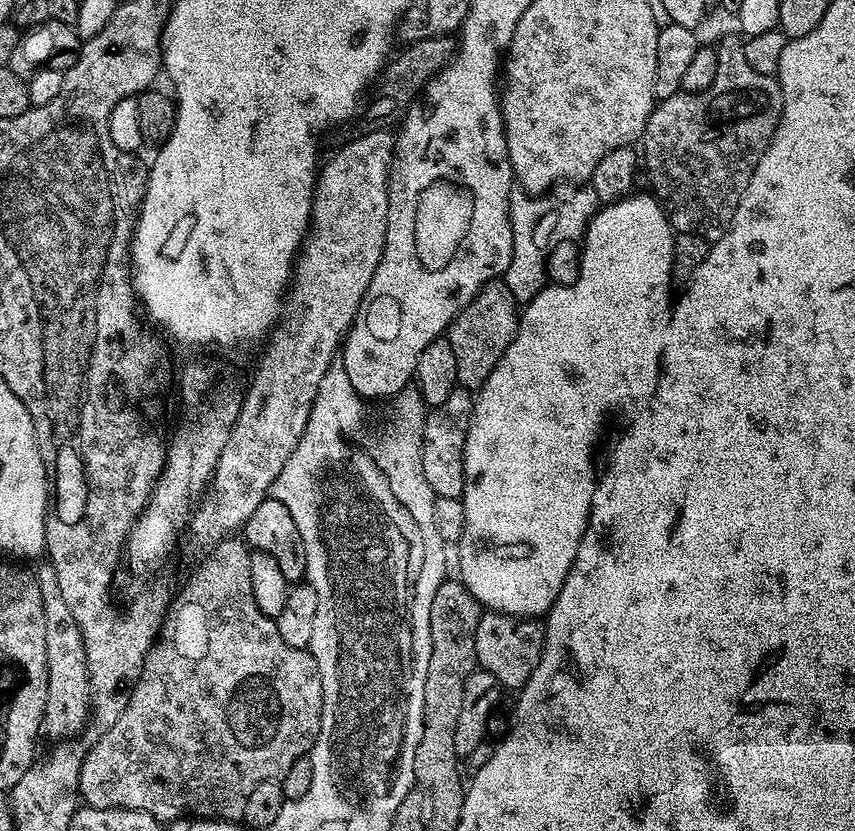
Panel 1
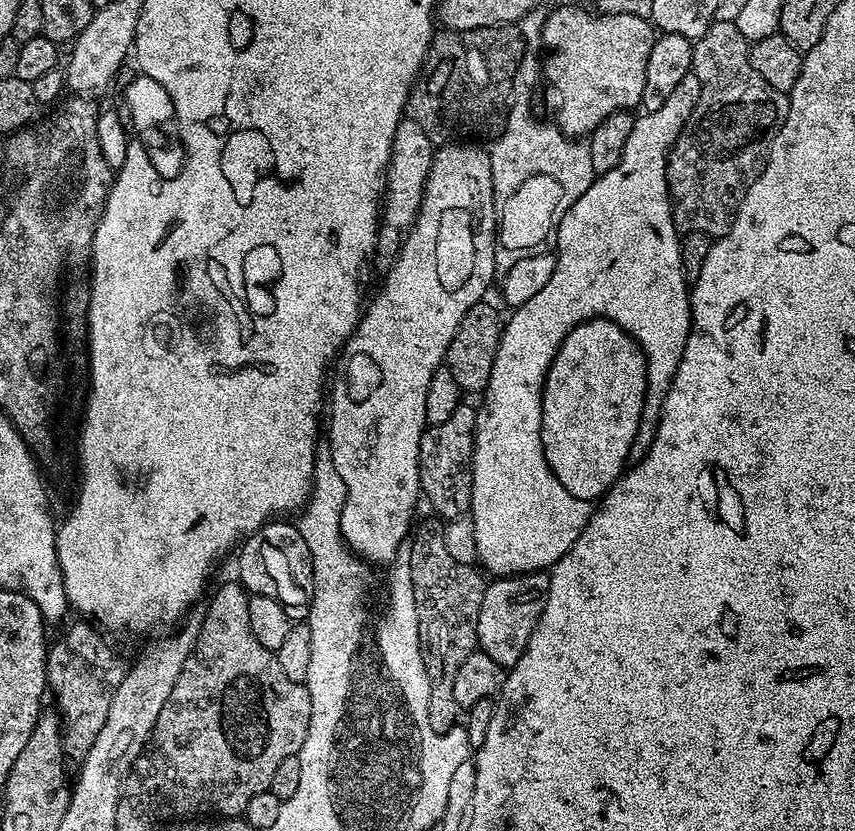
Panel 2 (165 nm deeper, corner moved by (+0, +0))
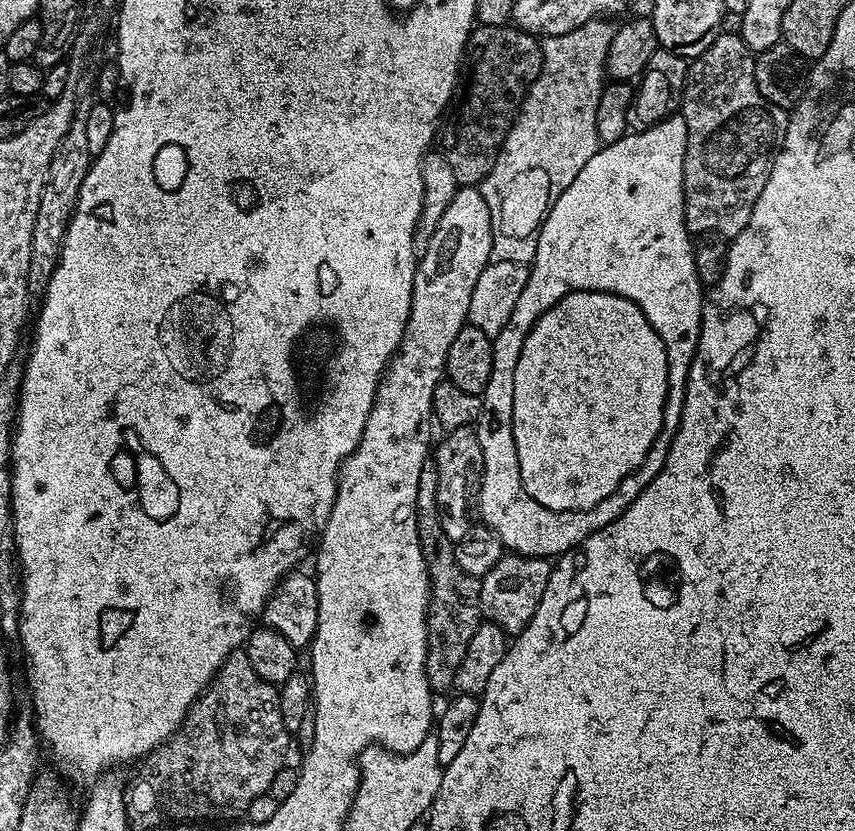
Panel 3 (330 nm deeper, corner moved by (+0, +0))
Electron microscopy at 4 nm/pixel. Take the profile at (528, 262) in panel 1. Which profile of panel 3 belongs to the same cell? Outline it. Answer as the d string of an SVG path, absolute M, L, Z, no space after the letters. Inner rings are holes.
M597 18L570 30L570 34L543 37L542 70L530 86L520 112L506 134L504 149L494 162L494 170L490 170L488 177L478 186L486 198L492 219L492 260L531 265L546 214L552 204L558 202L562 190L566 190L566 186L578 178L578 170L582 170L582 166L586 166L586 162L590 162L590 158L594 158L594 154L601 148L596 119L598 98L606 83L610 42L616 33L612 23L611 19Z

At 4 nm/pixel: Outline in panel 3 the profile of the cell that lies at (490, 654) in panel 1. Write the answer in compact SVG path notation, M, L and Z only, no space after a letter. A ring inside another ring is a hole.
M505 554L480 580L480 615L487 623L497 624L509 637L515 638L534 618L538 602L550 582L553 565L543 556L518 556Z

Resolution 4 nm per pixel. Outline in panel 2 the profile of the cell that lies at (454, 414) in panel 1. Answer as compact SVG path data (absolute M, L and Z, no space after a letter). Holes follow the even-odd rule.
M462 402L446 422L428 424L418 450L420 491L437 517L445 521L469 515L472 506L472 455L476 441L477 409Z

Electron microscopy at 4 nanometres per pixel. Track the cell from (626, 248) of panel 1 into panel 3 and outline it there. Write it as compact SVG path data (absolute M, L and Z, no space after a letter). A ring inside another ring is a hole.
M680 114L670 115L665 120L658 121L657 124L650 124L641 127L639 130L641 132L636 132L636 130L629 131L628 135L623 136L618 142L601 146L594 154L594 158L590 158L590 162L586 162L586 166L582 166L582 170L578 170L578 178L574 178L574 182L570 182L570 186L566 186L566 190L562 190L558 202L552 204L551 210L546 214L546 218L540 227L538 246L536 247L536 253L528 269L526 287L522 290L521 296L518 297L517 304L514 305L514 314L510 314L510 322L506 322L506 326L502 326L502 330L494 337L492 342L490 382L486 386L482 397L480 419L475 425L478 442L482 446L482 458L484 459L484 477L480 483L478 516L484 525L490 530L494 530L494 534L498 534L498 538L504 544L505 549L509 553L518 556L559 558L564 553L569 552L571 548L578 547L590 533L602 530L602 526L612 524L624 512L624 504L634 502L634 498L638 498L638 494L642 494L644 487L662 470L662 466L666 462L666 454L670 450L672 439L678 430L680 419L682 418L684 391L686 390L688 375L690 374L690 366L694 362L694 354L698 350L702 310L704 309L704 301L706 299L706 289L698 278L698 270L694 270L694 254L692 253L694 240L684 221L684 159L686 158L686 138L688 137L688 131L686 130L684 117ZM571 292L609 292L610 294L618 294L622 298L634 302L634 306L638 306L638 310L642 310L642 314L646 314L650 326L654 326L654 330L658 330L658 338L662 338L662 346L666 346L666 358L668 359L668 393L666 394L666 406L662 414L662 430L658 434L658 438L654 438L654 446L650 446L650 454L646 454L646 458L642 458L642 466L638 466L638 470L632 472L630 482L623 485L622 497L624 497L622 500L624 504L620 502L618 504L616 504L617 502L605 502L598 506L590 506L590 510L555 512L554 510L546 510L546 506L534 502L534 498L530 498L530 494L526 494L526 486L520 484L520 471L516 465L516 451L514 450L514 366L518 366L518 354L522 354L522 346L526 342L526 338L530 334L530 330L534 326L536 319L546 310L550 310L550 306L554 306L559 300L566 298L566 294L570 294Z

